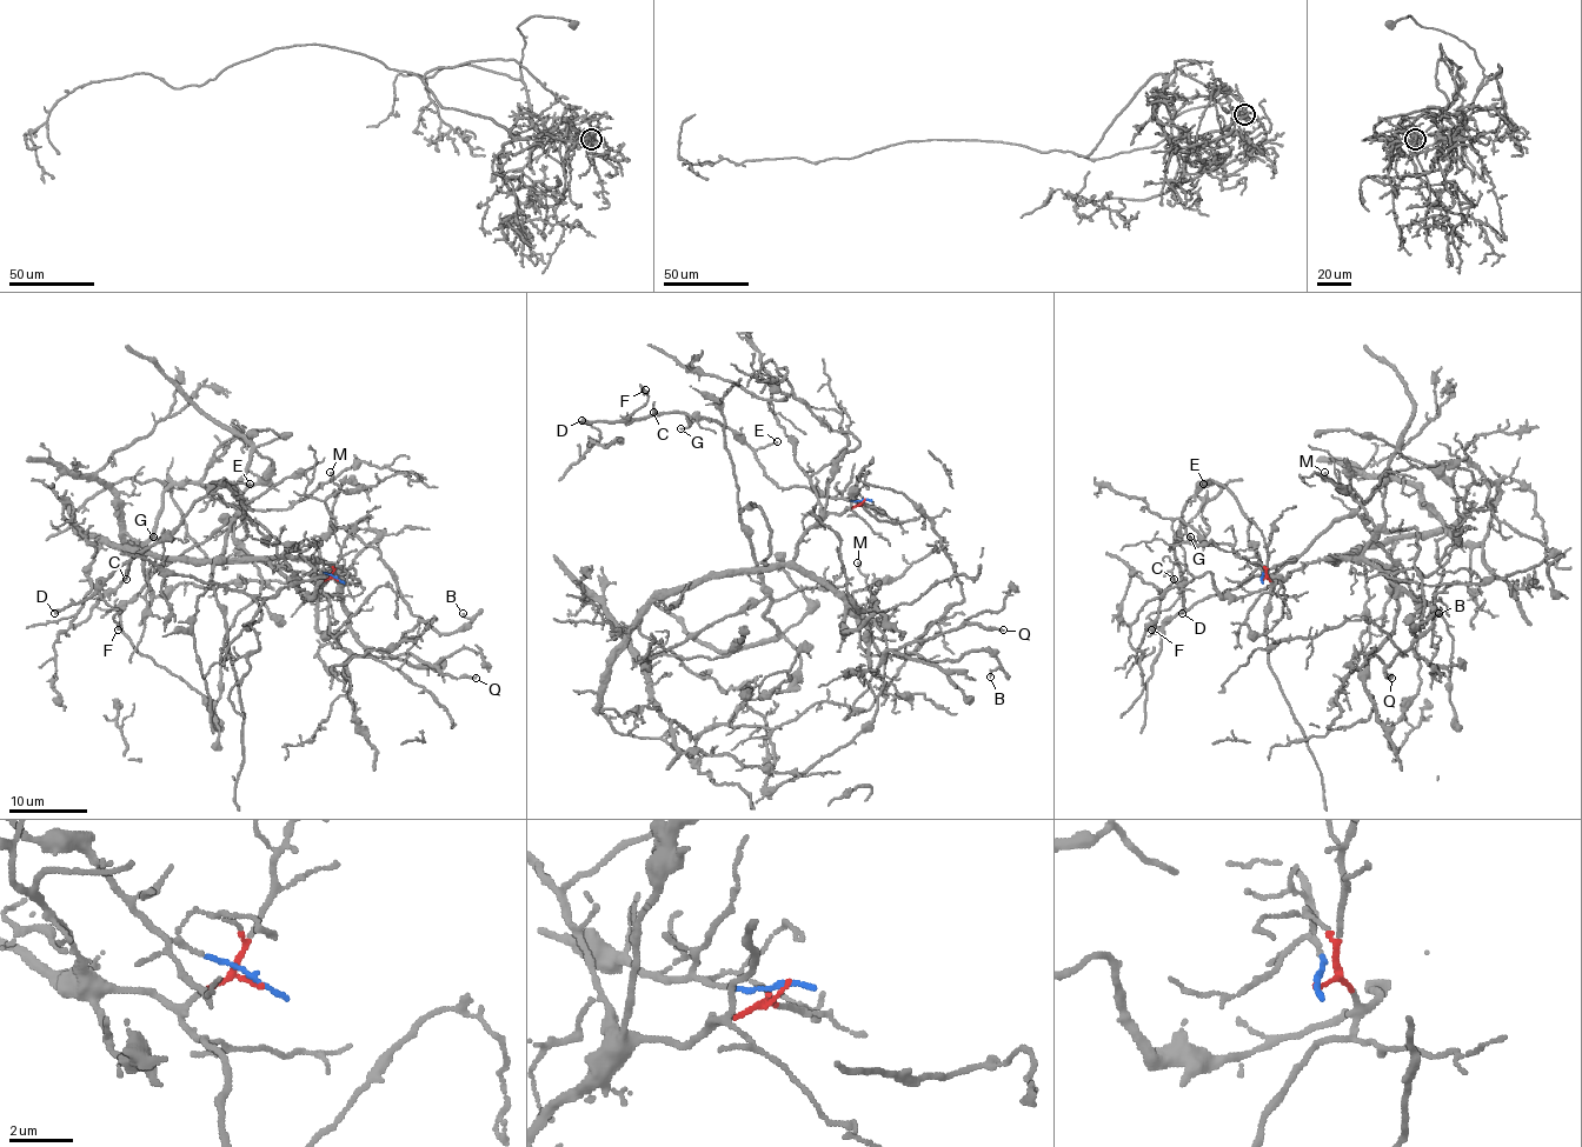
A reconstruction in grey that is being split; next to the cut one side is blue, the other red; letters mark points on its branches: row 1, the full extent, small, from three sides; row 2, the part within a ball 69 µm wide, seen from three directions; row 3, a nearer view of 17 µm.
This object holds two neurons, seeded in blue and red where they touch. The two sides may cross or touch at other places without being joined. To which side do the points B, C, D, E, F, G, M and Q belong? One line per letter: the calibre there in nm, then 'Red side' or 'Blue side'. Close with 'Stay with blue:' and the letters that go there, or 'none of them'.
B: Thickness 120 nm. Red side
C: Thickness 110 nm. Blue side
D: Thickness 280 nm. Blue side
E: Thickness 90 nm. Blue side
F: Thickness 110 nm. Blue side
G: Thickness 170 nm. Blue side
M: Thickness 120 nm. Red side
Q: Thickness 170 nm. Red side
Stay with blue: C, D, E, F, G

